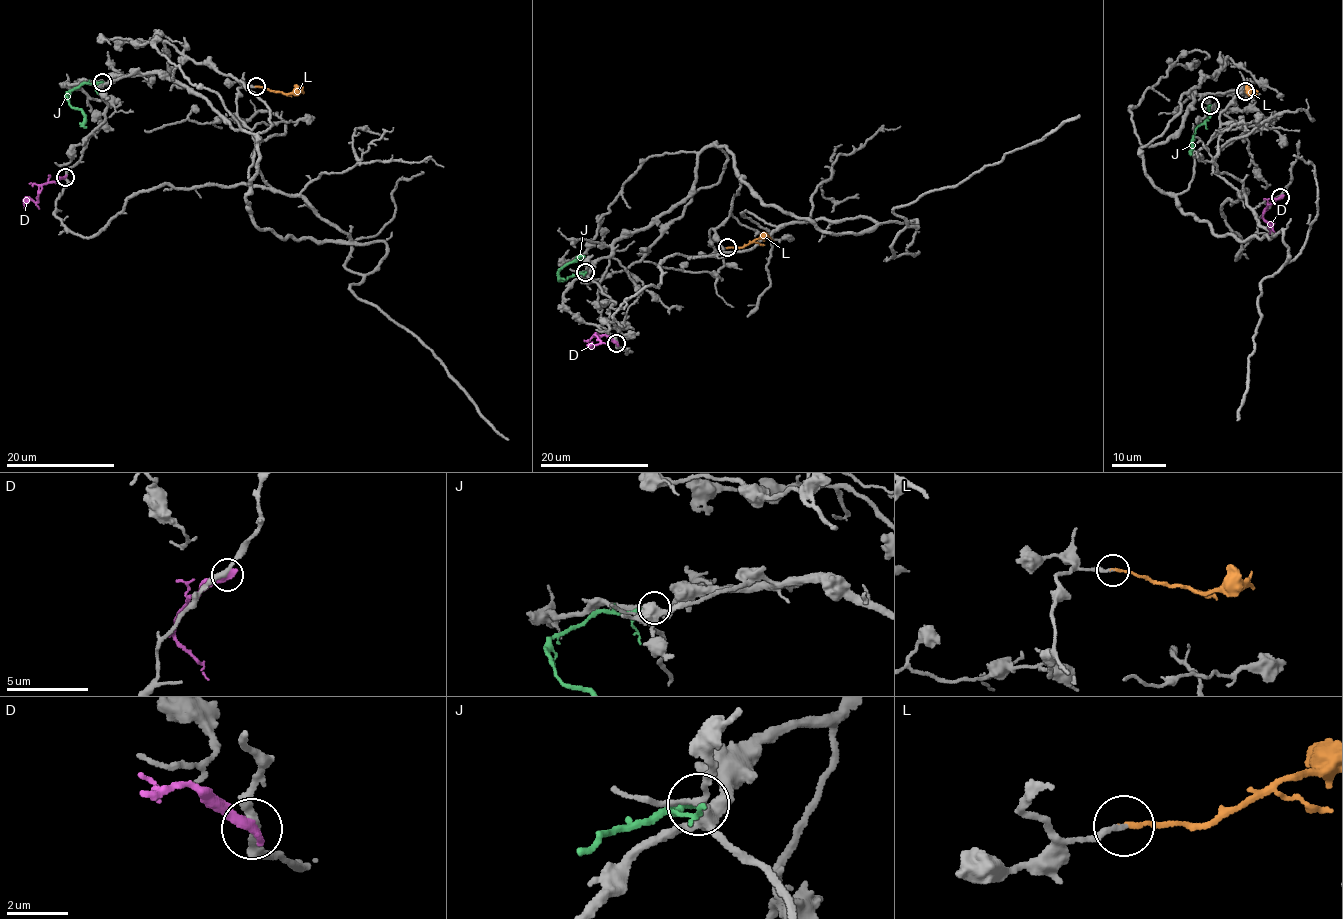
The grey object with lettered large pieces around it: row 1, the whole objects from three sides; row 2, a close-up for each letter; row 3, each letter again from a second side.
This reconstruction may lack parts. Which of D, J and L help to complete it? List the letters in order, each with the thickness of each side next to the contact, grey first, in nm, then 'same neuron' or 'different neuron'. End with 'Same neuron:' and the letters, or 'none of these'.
D: 280/400 nm | different neuron
J: 400/240 nm | different neuron
L: 190/160 nm | same neuron
Same neuron: L

